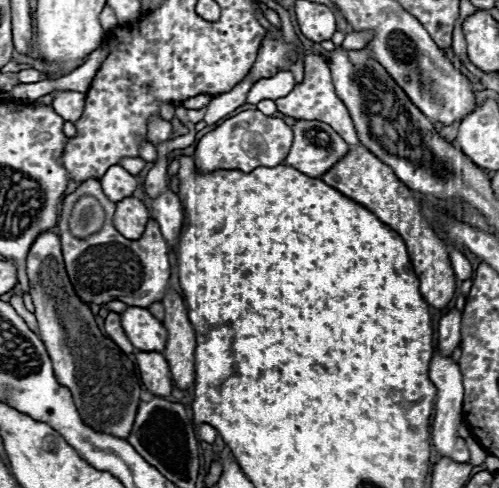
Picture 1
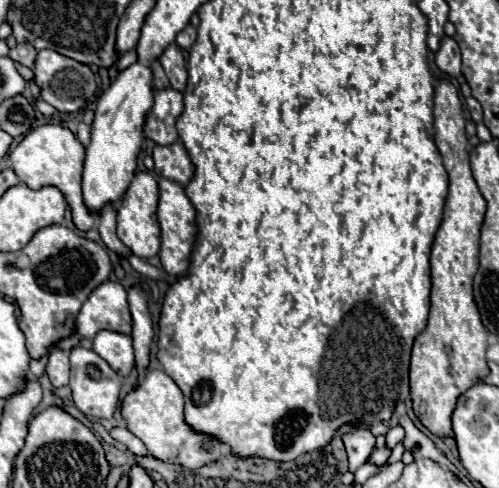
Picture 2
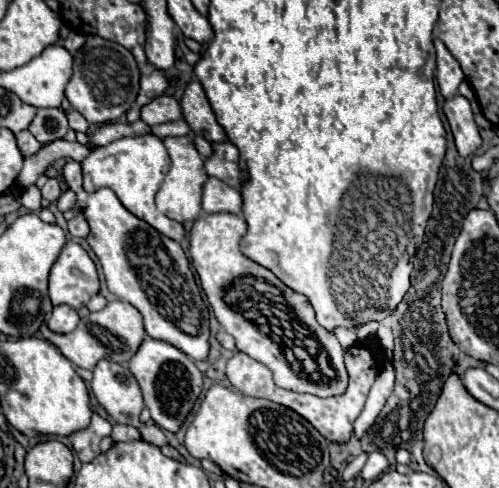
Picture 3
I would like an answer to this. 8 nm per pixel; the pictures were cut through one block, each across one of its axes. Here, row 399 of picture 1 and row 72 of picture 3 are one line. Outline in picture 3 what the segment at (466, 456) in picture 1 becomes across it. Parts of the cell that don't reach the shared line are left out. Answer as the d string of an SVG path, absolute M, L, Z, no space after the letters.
M434 38L434 46L436 46L436 80L438 80L438 88L442 92L444 98L452 98L458 94L458 86L464 80L464 72L458 64L458 60L448 52L448 48Z

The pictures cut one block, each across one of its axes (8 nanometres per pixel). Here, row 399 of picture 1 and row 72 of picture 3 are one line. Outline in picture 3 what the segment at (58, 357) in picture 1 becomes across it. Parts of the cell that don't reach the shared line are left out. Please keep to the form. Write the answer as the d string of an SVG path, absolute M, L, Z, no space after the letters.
M88 36L86 44L72 56L74 74L66 86L66 98L70 100L72 108L78 110L90 124L106 124L124 116L136 102L140 90L140 70L132 52L100 36Z

